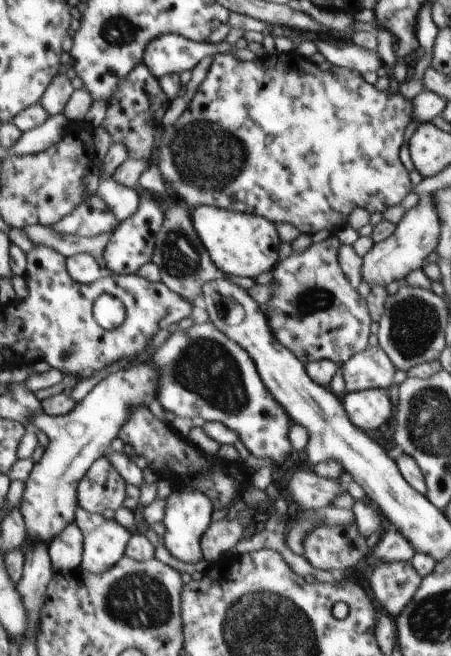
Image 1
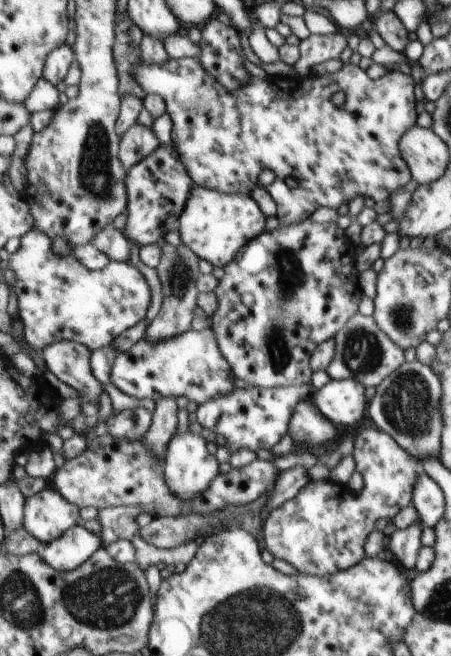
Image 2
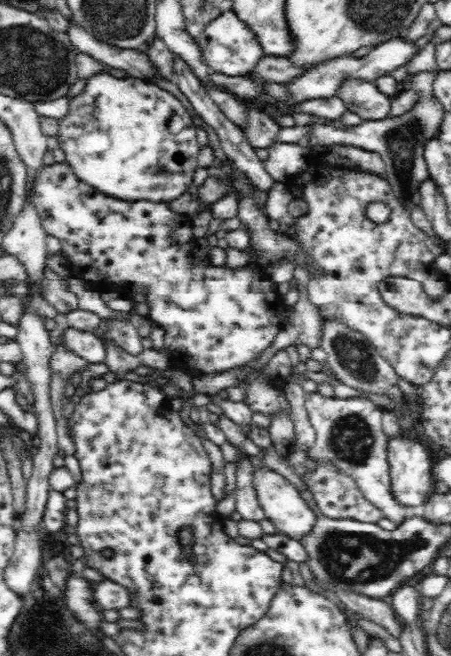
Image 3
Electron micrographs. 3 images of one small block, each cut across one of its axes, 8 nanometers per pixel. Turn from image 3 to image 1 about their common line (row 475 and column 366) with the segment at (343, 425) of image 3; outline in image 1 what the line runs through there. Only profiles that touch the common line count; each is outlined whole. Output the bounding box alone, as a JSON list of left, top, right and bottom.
[341,346,396,391]

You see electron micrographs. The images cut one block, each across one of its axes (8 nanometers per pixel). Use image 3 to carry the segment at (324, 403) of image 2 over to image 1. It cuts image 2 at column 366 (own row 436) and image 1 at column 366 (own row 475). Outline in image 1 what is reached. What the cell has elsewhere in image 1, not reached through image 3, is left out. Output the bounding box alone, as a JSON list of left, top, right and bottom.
[343,388,391,432]

